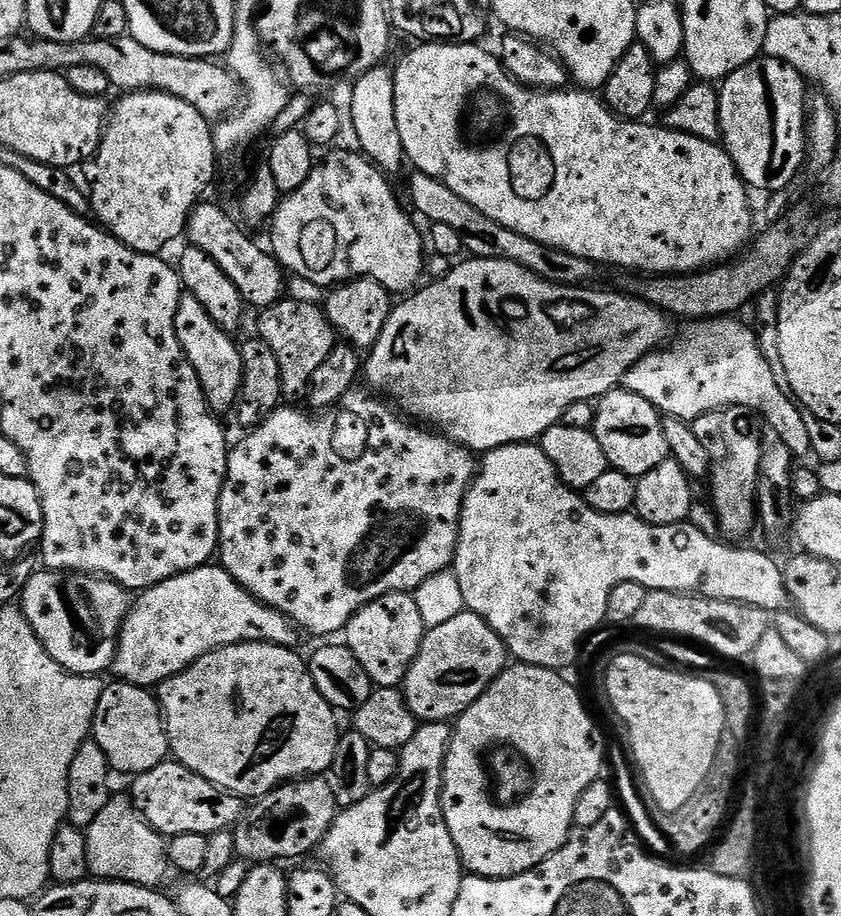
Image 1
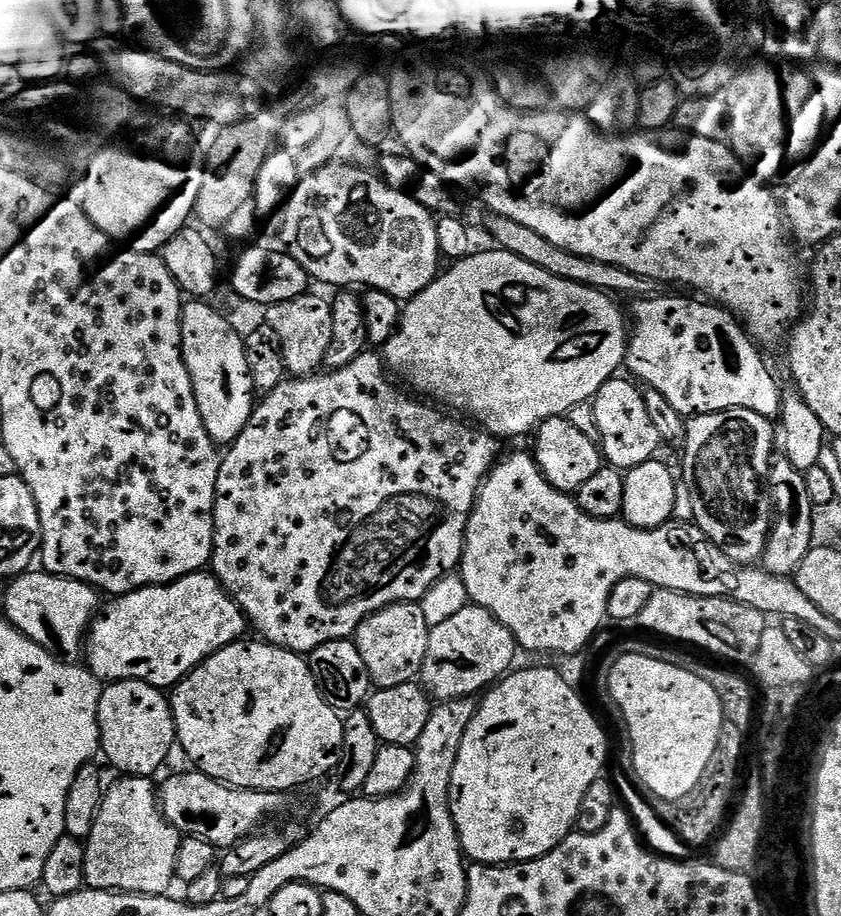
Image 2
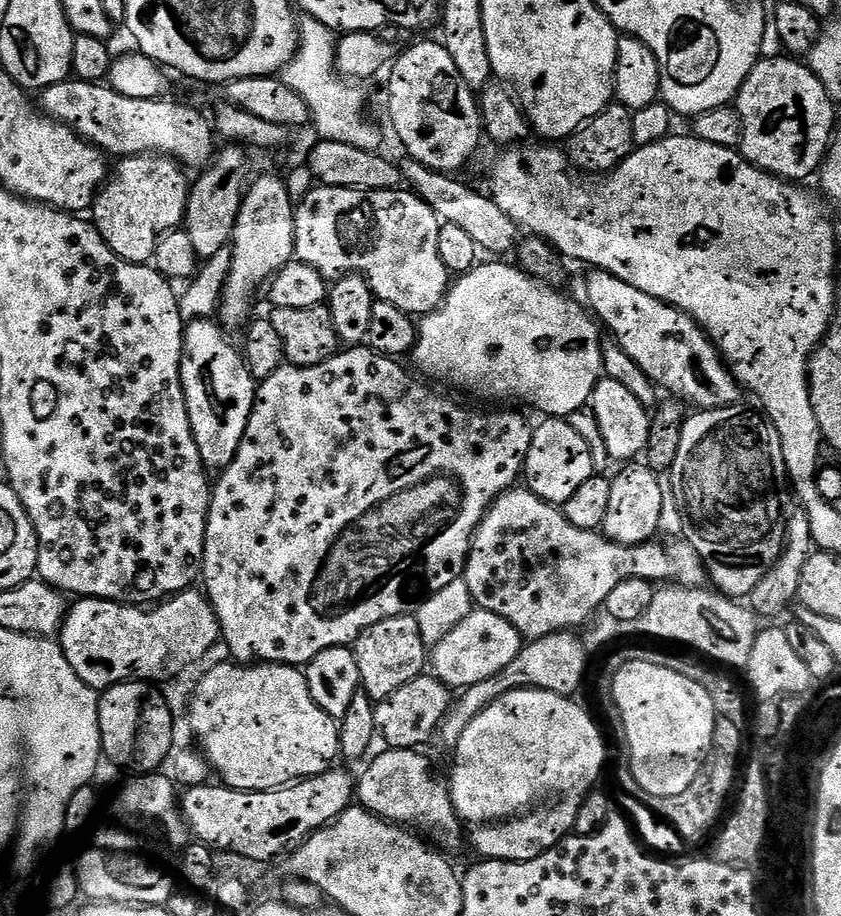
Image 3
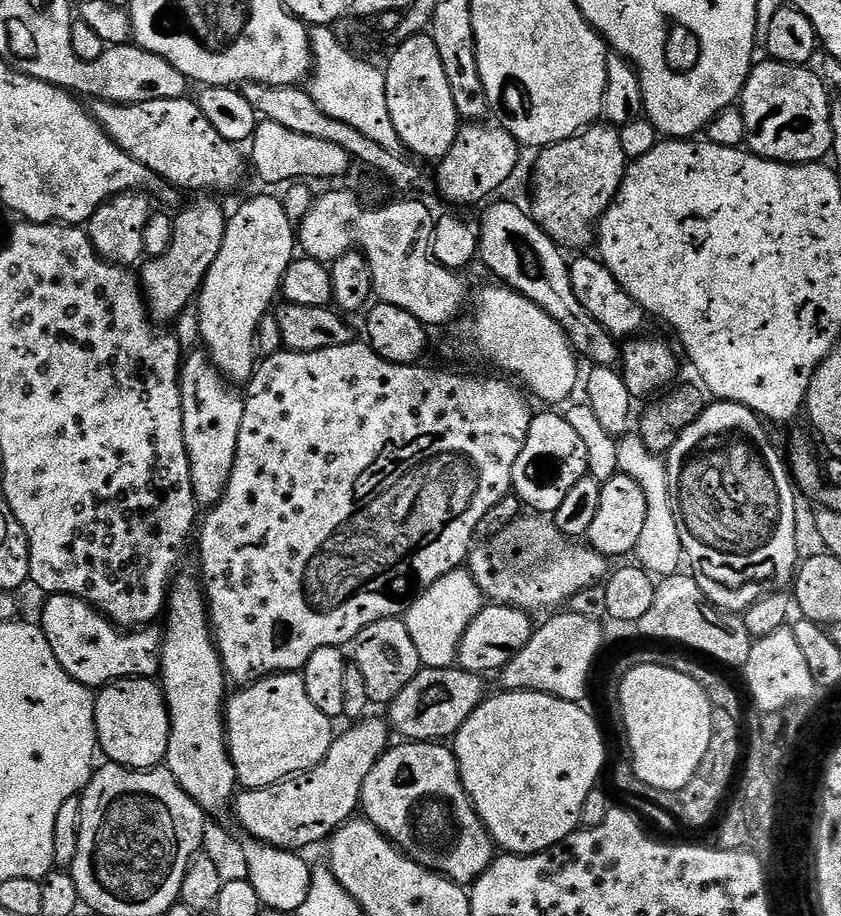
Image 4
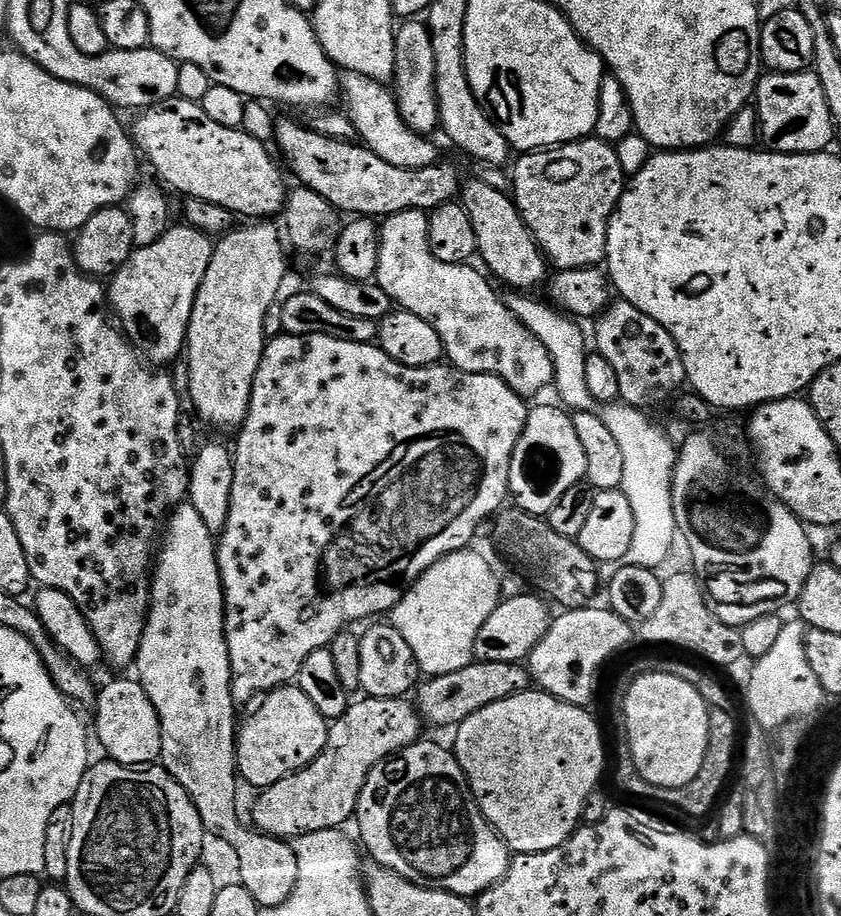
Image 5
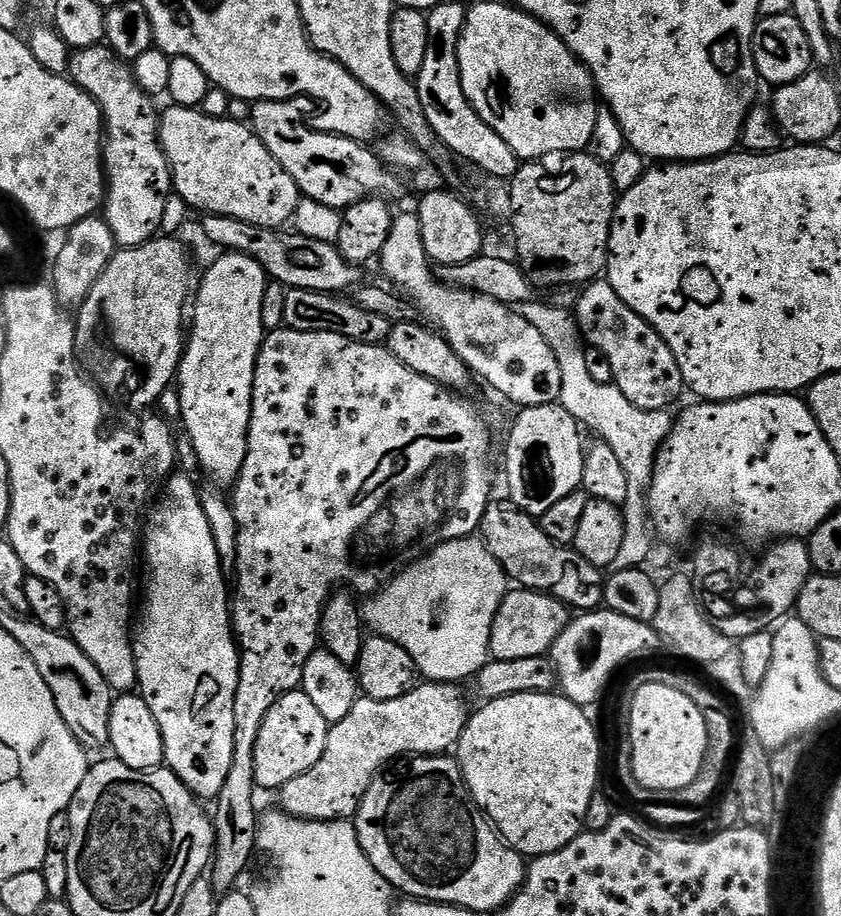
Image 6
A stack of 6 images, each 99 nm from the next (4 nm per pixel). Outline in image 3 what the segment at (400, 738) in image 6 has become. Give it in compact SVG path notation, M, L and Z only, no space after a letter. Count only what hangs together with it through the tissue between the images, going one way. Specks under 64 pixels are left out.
M333 766L317 776L308 776L294 784L285 784L282 788L271 788L261 792L247 792L230 788L223 783L205 782L194 784L182 796L184 822L188 825L191 835L199 843L208 845L221 853L233 852L246 858L270 862L275 856L287 857L289 853L300 847L309 836L318 829L337 820L340 815L354 804L354 776L343 772L340 766Z

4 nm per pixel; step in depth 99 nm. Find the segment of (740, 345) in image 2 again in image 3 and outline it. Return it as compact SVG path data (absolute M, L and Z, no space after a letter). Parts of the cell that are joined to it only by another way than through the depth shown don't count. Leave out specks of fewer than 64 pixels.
M599 270L589 271L589 276L585 278L584 284L586 286L586 304L587 307L593 312L593 315L599 320L599 323L608 331L608 329L612 332L613 336L611 336L615 343L619 345L621 351L626 352L630 355L630 358L637 362L638 366L641 366L643 372L651 378L652 382L656 384L657 387L661 389L666 388L671 395L675 397L681 398L685 403L691 404L694 403L695 407L698 407L702 410L707 410L709 408L723 408L723 407L731 407L735 405L739 400L740 395L742 395L742 390L739 384L736 383L735 376L732 375L731 369L724 363L723 357L716 349L716 345L712 342L711 339L705 334L702 329L696 325L696 323L689 318L687 314L682 311L678 311L676 308L670 306L662 302L660 299L656 299L650 296L650 294L645 294L642 290L635 289L634 286L630 286L629 283L622 282L622 278L614 278L614 274L610 274L609 272L602 272Z

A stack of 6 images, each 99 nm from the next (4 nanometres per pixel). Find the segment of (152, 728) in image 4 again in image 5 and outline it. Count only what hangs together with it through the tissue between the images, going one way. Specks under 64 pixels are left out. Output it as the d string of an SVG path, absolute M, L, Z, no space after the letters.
M132 678L132 680L112 680L105 688L99 689L98 695L94 701L94 709L96 708L96 732L94 728L94 736L100 739L102 747L108 751L107 759L109 761L124 764L128 768L140 768L141 766L152 766L160 760L160 751L162 750L162 730L158 722L158 710L154 710L154 702L150 702L150 694L146 694L146 690L141 686L139 679Z

